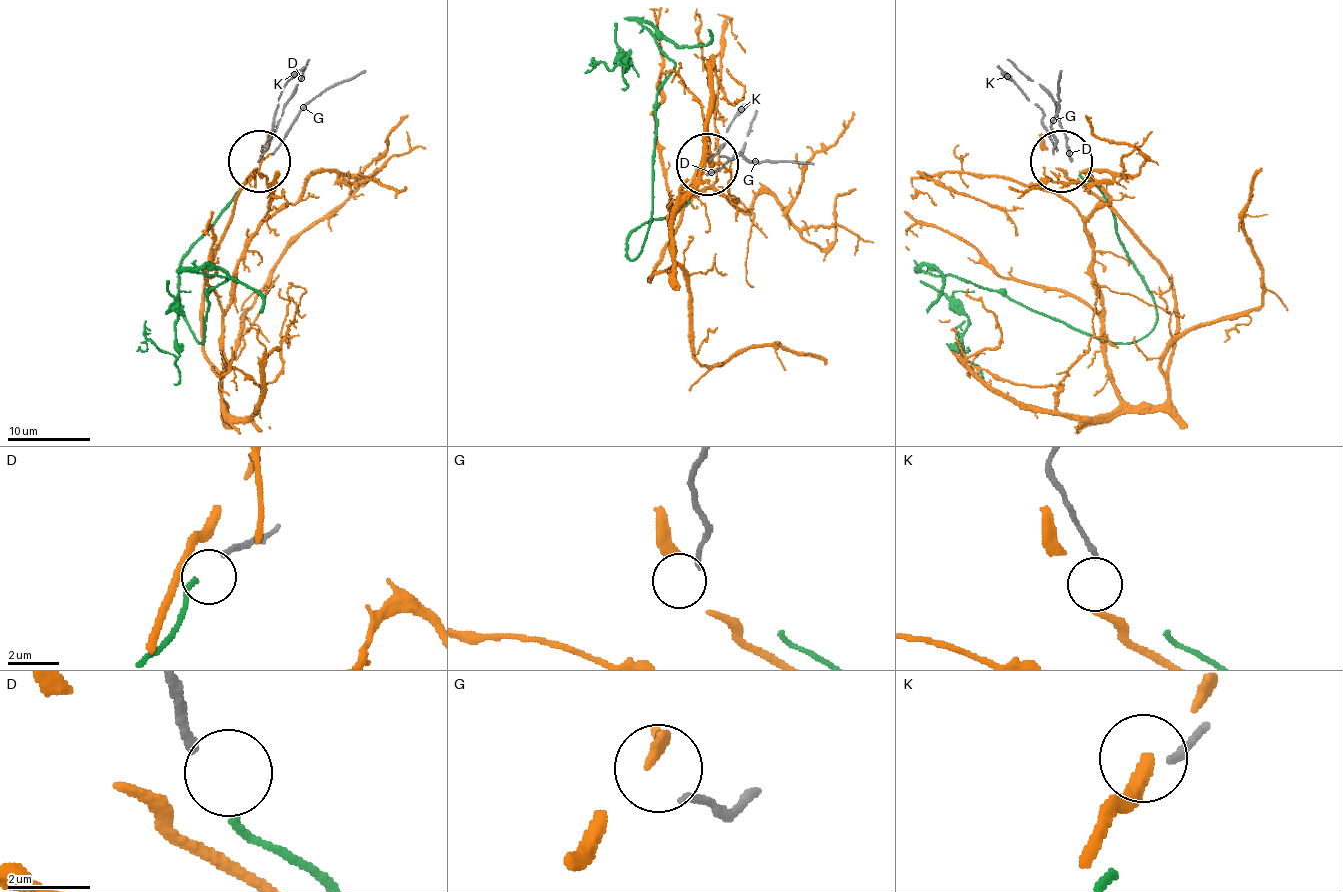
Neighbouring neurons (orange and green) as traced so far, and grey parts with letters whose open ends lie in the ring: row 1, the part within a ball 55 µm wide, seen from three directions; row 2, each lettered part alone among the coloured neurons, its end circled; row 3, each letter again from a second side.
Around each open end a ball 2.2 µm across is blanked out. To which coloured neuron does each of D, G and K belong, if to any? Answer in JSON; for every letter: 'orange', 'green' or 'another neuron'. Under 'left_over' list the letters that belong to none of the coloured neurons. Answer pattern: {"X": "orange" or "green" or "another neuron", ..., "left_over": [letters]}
{"D": "green", "G": "another neuron", "K": "another neuron", "left_over": ["G", "K"]}

